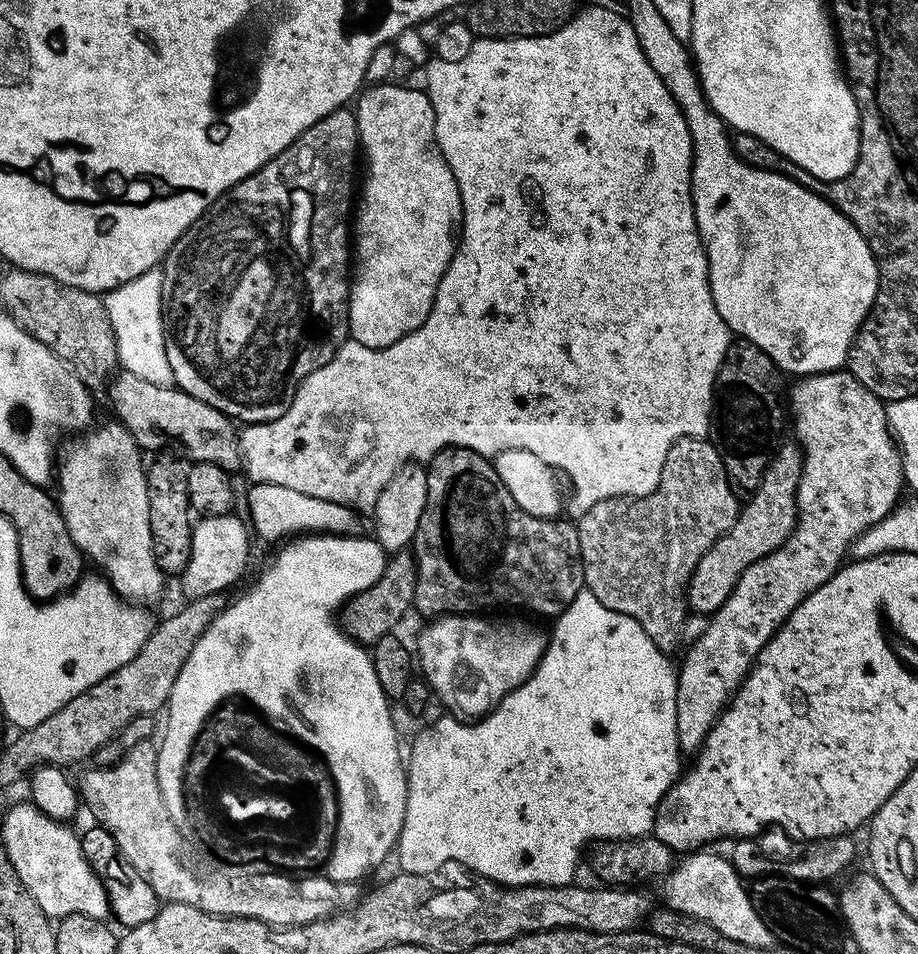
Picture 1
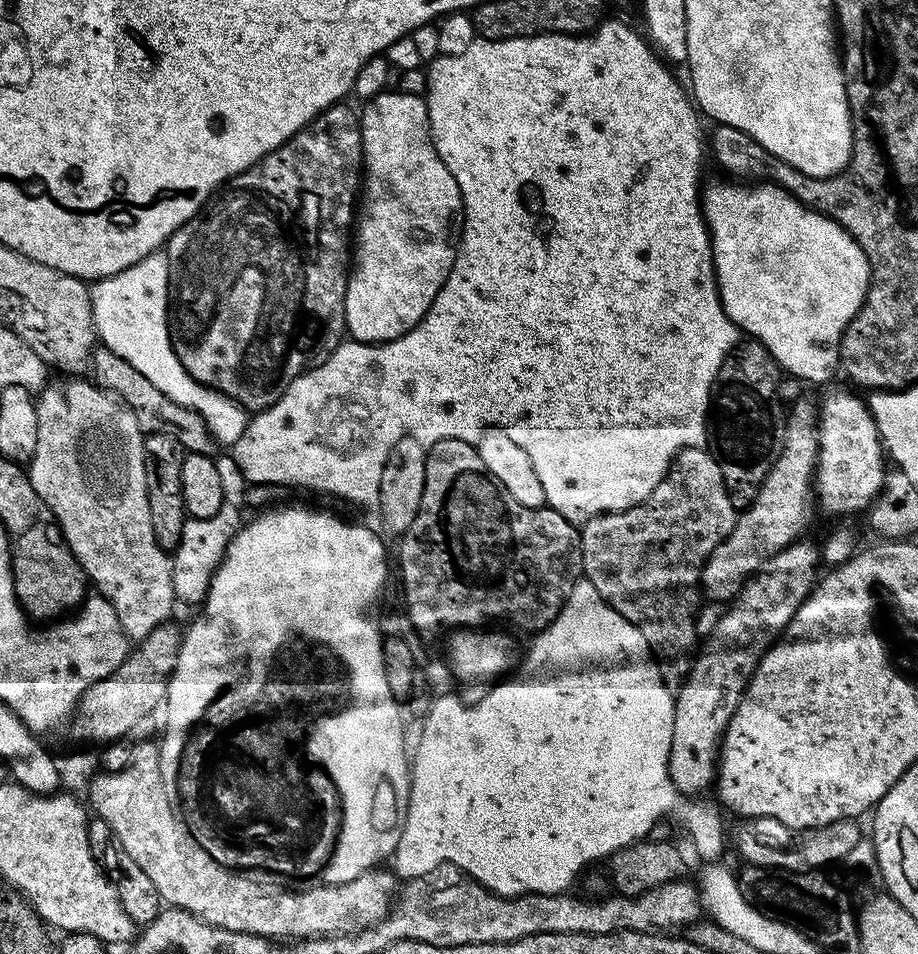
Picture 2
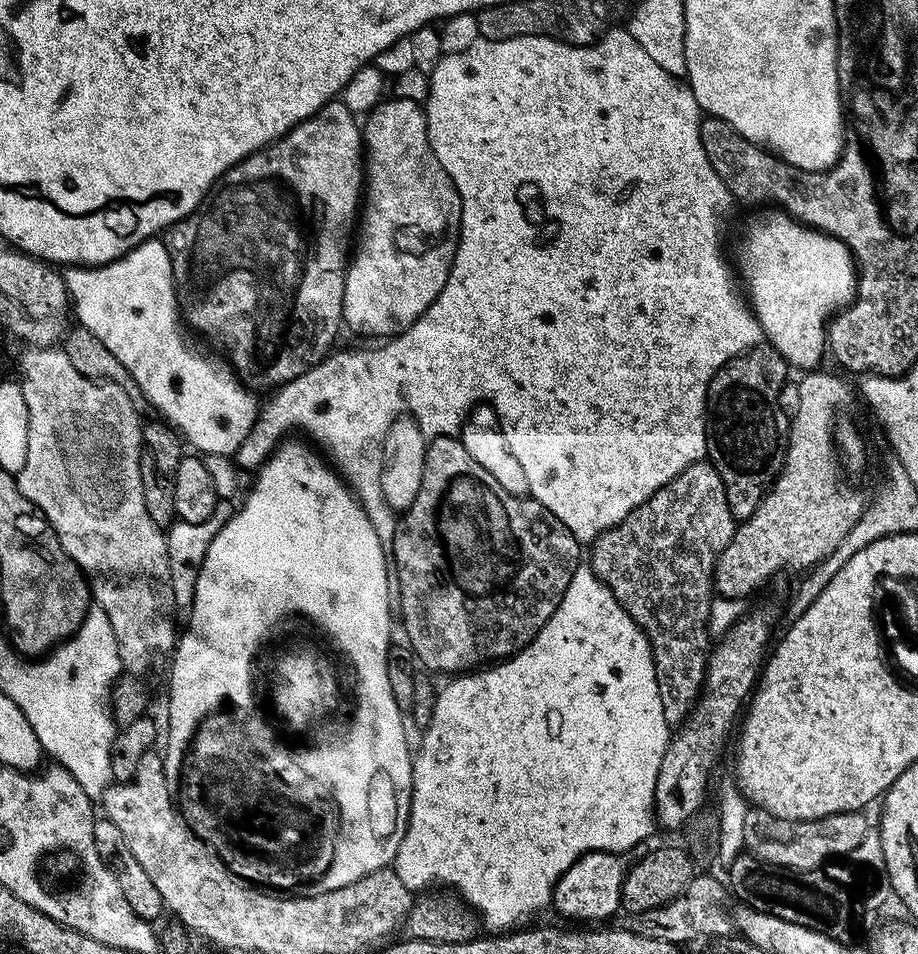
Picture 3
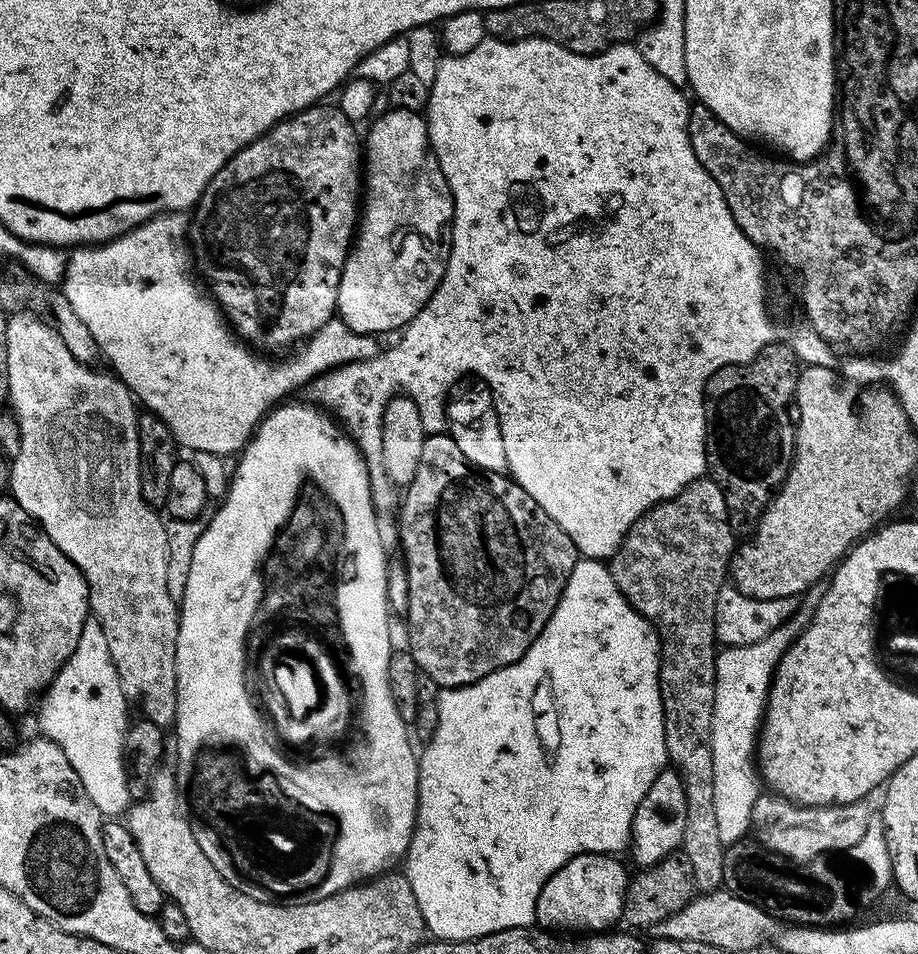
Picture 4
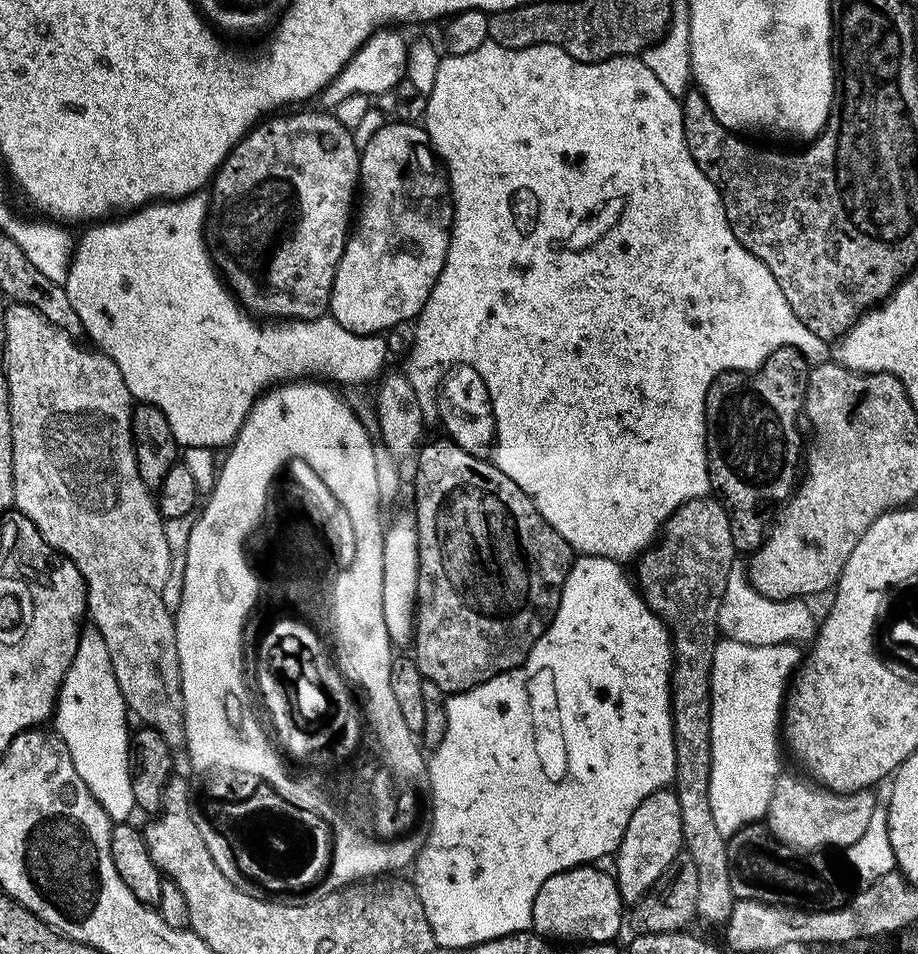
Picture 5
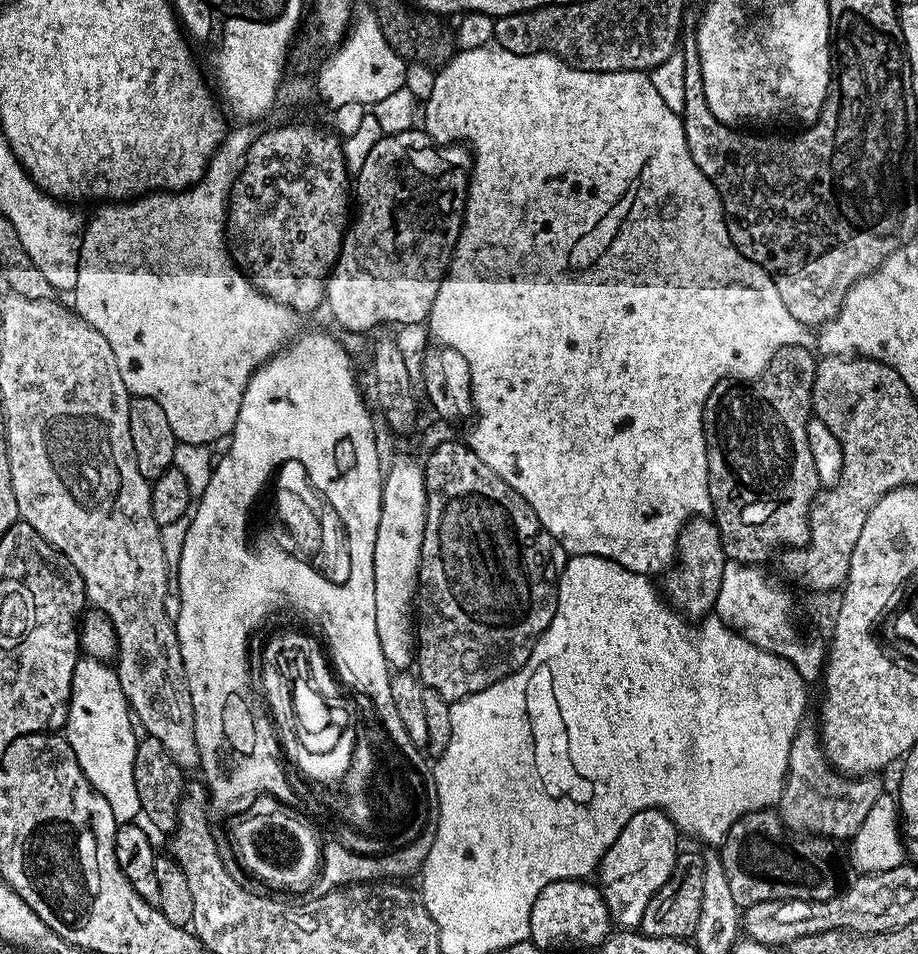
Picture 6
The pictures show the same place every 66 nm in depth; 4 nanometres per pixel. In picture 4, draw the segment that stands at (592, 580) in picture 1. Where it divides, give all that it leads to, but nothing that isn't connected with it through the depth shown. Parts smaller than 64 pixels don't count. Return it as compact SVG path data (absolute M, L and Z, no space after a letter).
M701 478L692 484L687 484L677 496L669 500L655 504L650 512L644 515L635 526L630 529L627 536L620 544L620 549L610 558L612 577L622 590L622 594L642 614L650 621L656 632L660 636L660 697L662 698L662 710L664 711L664 733L666 734L666 750L668 759L675 771L679 772L684 789L686 790L686 830L684 831L684 842L682 845L682 855L690 862L690 870L694 870L694 882L700 892L714 892L723 885L724 875L722 866L724 865L724 850L726 845L722 842L722 834L718 834L718 805L716 805L716 764L712 761L712 711L716 708L716 650L718 643L714 630L714 608L718 599L719 590L726 584L730 576L730 565L732 563L732 553L737 547L738 540L732 531L728 521L728 511L726 510L726 498L722 490L710 478Z

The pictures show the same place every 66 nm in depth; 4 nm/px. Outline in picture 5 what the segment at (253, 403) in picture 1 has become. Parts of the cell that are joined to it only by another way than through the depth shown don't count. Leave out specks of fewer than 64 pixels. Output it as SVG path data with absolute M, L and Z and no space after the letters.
M292 110L289 116L280 116L284 114L272 114L260 121L251 132L245 132L244 137L236 144L232 152L224 159L220 169L216 172L214 179L211 181L212 196L208 200L208 223L204 225L204 234L208 242L208 251L212 254L212 262L216 265L223 281L228 285L229 289L234 293L237 300L249 313L255 314L260 318L275 318L277 321L286 320L315 320L317 316L325 315L326 309L329 307L332 299L332 283L336 277L338 270L338 262L344 253L344 247L350 235L350 225L354 220L354 201L358 196L358 185L360 183L360 153L361 149L356 148L354 138L352 137L353 129L342 126L342 122L338 122L338 118L328 110L319 110L320 112L296 112L300 110Z

